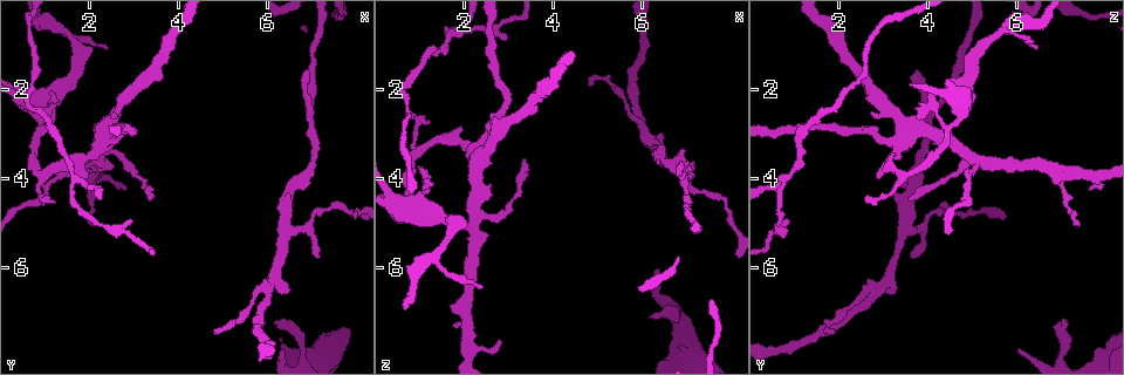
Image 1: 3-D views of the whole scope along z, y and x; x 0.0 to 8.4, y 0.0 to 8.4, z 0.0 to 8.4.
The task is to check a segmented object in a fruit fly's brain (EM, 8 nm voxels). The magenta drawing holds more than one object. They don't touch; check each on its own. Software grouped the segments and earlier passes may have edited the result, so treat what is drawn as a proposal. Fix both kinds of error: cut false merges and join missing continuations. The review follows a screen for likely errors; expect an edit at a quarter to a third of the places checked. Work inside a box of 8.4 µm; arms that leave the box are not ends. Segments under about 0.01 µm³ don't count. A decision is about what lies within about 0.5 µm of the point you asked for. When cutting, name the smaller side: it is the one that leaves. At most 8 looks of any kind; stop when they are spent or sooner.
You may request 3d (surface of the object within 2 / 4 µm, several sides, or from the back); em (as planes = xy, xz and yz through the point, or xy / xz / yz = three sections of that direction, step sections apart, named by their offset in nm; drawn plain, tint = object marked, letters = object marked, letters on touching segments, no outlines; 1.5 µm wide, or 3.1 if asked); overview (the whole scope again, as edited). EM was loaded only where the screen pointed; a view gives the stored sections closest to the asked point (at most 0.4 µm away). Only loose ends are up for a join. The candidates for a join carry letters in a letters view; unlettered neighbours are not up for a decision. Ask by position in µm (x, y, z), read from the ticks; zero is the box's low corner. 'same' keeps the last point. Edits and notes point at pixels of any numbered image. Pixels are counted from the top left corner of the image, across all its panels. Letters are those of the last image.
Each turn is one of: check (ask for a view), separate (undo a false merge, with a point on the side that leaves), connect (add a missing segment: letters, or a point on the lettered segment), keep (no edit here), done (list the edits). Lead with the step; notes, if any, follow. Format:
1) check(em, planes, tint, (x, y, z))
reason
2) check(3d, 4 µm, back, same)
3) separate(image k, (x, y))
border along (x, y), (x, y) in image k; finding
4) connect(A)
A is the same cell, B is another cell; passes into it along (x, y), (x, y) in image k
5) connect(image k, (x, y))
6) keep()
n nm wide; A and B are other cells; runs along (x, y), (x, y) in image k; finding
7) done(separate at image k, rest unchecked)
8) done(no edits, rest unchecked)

check(em, xz, step 8, letters, (4.85, 7.50, 1.90))
free end

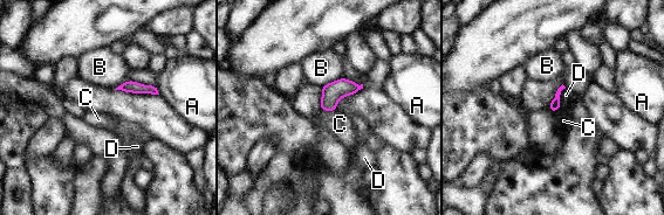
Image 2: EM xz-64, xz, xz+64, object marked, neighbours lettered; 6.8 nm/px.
keep()
B touches over 160 nm; A, B, C and D are other cells; border along (321, 109), (335, 111) in image 2; none of them fits

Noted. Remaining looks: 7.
check(em, planes, letters, (1.85, 3.95, 2.95))
tapers out

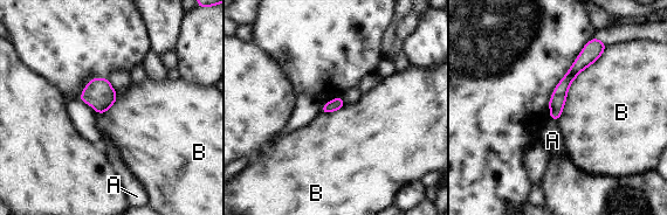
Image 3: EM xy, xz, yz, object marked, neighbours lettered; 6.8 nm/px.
keep()
A and B are other cells; no lettered segment goes on from it

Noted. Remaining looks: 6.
check(3d, 2 µm, (2.25, 3.65, 5.10))
four or more arms meet

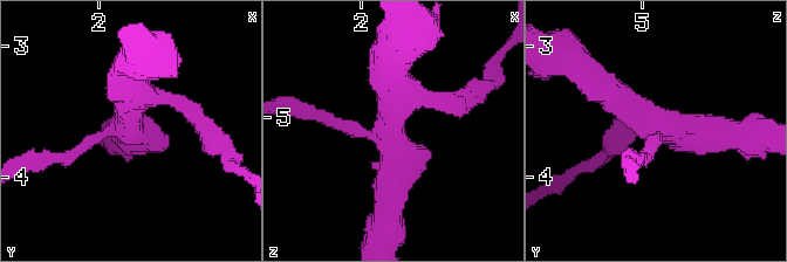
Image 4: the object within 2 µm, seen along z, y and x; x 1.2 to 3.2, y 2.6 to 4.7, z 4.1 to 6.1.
check(em, xz, step 4, letters, (2.22, 3.64, 5.10))
4 arms

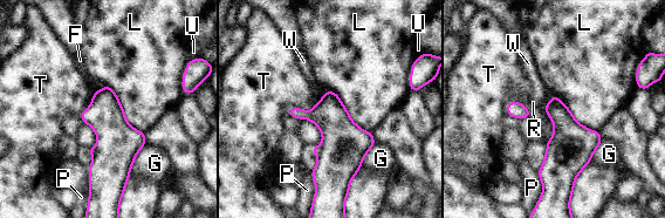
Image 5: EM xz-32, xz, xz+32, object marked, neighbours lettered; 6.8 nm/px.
keep()
L touches over 440 nm; F, G, L, P, R, T, U and W are other cells; border along (323, 94), (315, 103) in image 5; all the same neuron

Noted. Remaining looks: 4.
done(no edits, rest unchecked)

